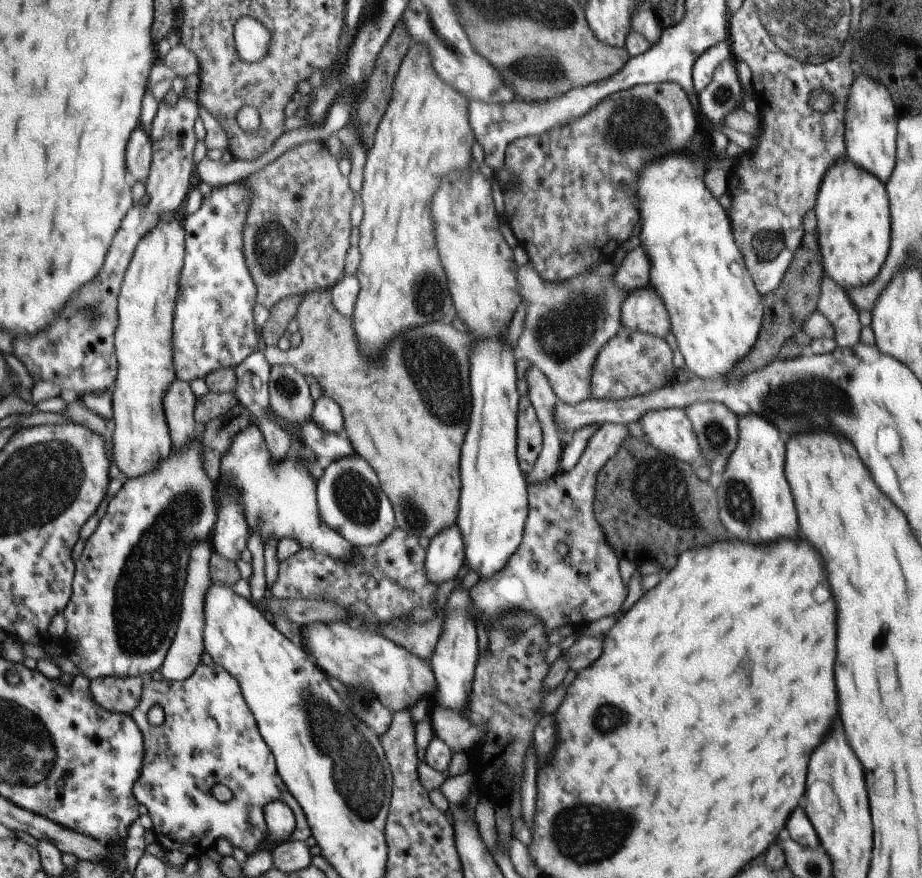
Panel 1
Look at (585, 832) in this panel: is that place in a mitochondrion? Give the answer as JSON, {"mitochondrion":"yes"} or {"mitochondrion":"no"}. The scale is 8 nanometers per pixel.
{"mitochondrion":"yes"}

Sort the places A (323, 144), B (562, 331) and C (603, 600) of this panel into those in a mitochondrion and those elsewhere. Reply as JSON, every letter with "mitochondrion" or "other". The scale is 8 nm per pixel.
{"A":"other","B":"mitochondrion","C":"other"}

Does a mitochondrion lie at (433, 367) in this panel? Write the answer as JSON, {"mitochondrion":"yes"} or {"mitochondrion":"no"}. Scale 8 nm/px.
{"mitochondrion":"yes"}

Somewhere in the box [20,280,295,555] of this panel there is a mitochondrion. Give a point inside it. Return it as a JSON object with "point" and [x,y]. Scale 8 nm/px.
{"point":[88,316]}

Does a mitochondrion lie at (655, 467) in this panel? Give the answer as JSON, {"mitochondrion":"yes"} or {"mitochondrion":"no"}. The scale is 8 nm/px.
{"mitochondrion":"yes"}

